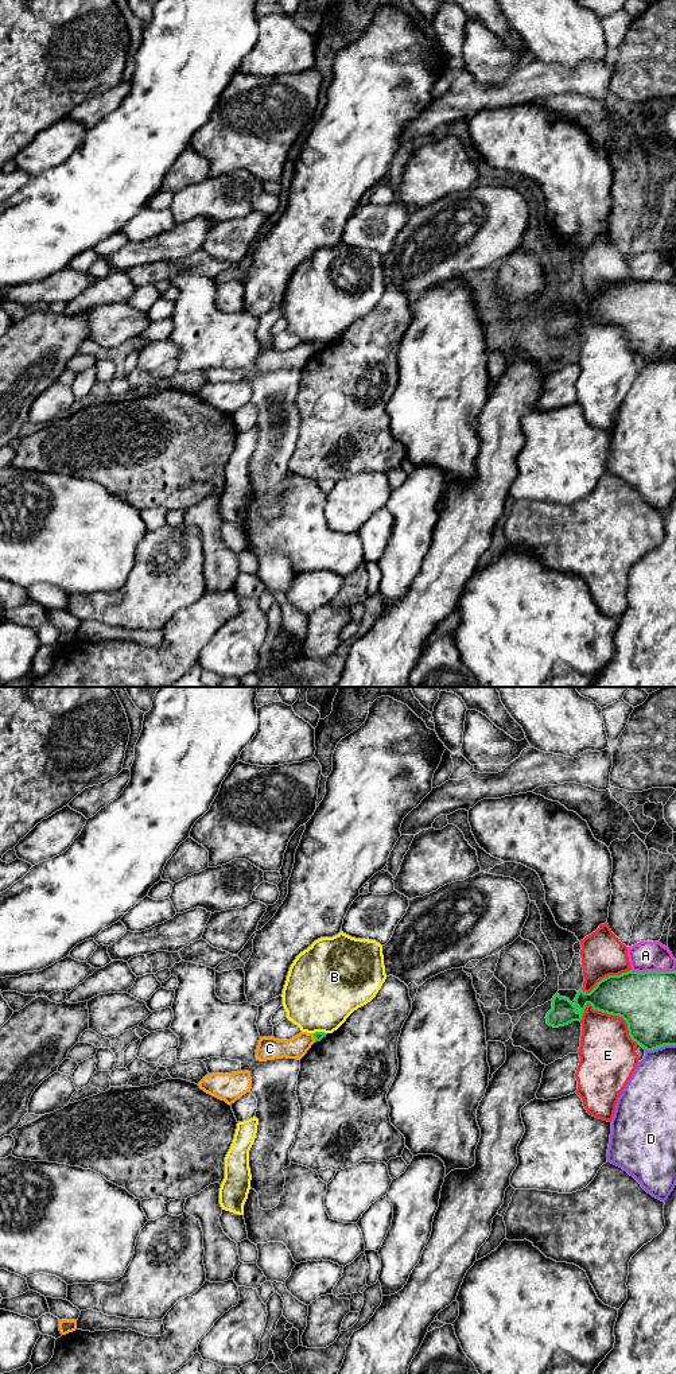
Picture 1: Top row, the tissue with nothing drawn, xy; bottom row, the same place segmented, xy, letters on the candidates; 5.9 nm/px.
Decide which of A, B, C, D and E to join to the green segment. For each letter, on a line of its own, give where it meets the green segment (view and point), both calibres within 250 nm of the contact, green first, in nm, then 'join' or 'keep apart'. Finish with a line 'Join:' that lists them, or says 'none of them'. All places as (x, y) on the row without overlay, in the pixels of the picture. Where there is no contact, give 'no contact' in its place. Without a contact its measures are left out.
A: xy (653, 282) | 360/180 nm | keep apart
B: xy (319, 342) | 60/440 nm | keep apart
C: xy (314, 348) | 60/130 nm | keep apart
D: xy (660, 357) | 320/280 nm | keep apart
E: xy (618, 325) | 360/340 nm | keep apart
Join: none of them

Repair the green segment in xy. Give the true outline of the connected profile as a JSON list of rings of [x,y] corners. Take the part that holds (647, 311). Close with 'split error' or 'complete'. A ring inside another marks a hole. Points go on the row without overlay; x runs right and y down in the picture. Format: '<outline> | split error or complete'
[[[626,282],[619,286],[609,286],[601,290],[597,296],[586,303],[579,300],[572,314],[568,308],[557,303],[552,308],[552,319],[547,323],[547,334],[553,338],[564,337],[572,331],[580,331],[586,317],[590,314],[594,321],[619,326],[628,334],[629,346],[646,361],[653,361],[664,356],[676,356],[676,282]]] | complete

